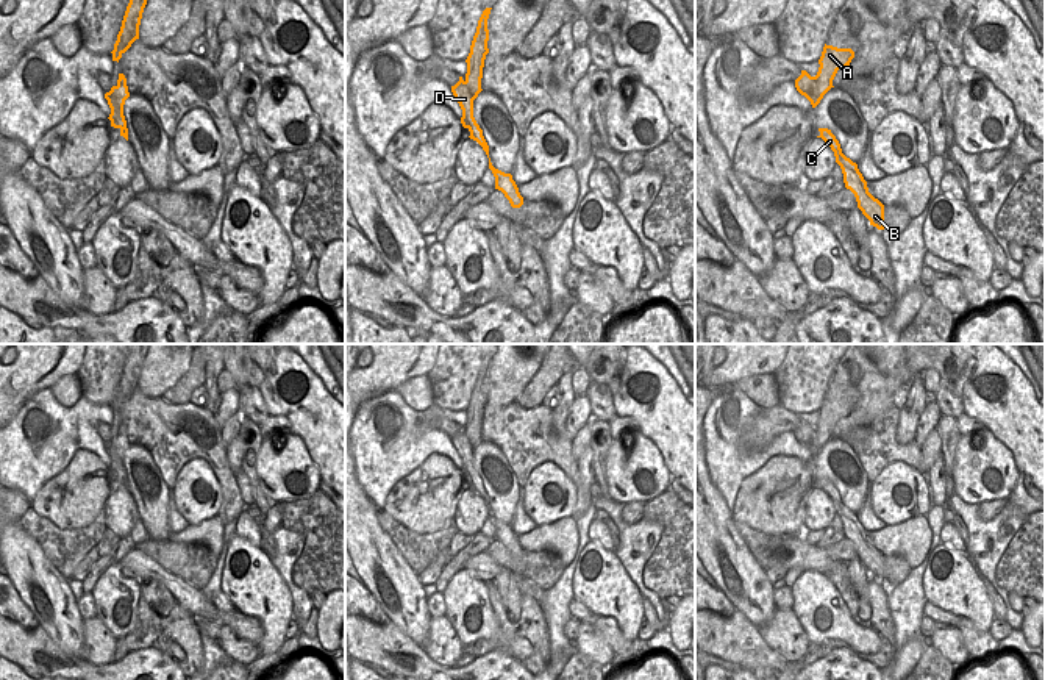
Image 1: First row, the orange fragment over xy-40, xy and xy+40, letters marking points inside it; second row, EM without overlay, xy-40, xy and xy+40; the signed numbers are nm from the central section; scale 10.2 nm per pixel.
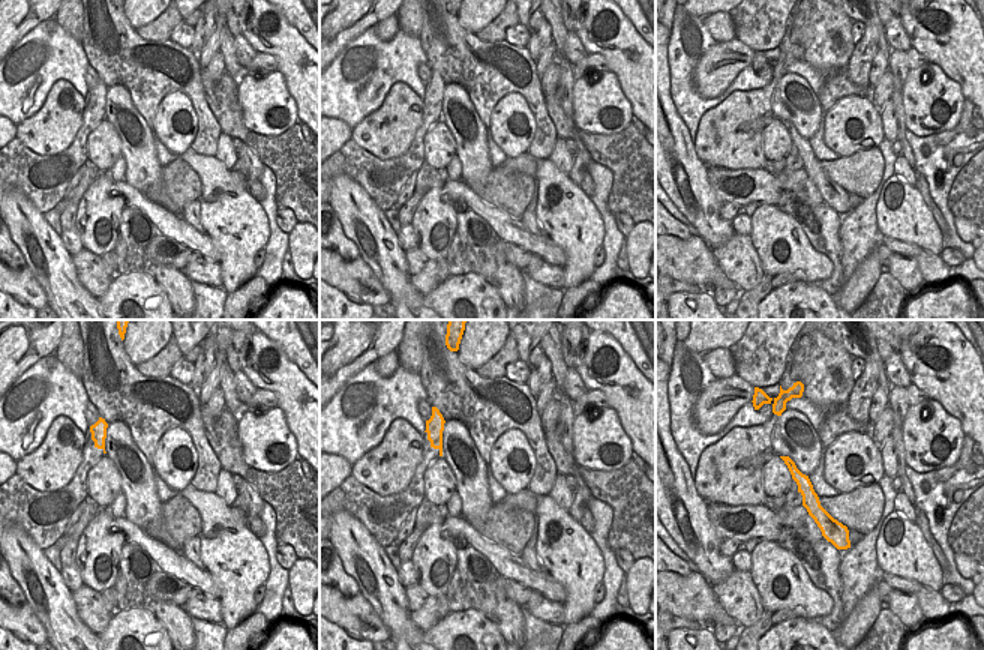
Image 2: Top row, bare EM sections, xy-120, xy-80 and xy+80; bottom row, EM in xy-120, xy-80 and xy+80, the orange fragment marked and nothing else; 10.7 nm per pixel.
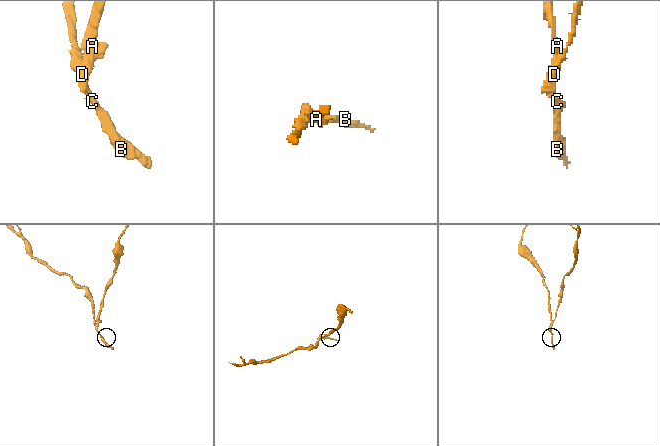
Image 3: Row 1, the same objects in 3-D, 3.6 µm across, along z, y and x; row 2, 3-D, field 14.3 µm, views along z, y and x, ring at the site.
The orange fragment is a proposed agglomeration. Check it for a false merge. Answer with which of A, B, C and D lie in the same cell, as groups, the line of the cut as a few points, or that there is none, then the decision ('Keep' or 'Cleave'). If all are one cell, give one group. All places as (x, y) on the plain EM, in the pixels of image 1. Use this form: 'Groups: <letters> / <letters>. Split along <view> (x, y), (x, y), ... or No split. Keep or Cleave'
Groups: A / B C D. Split along xy+40 (816, 425), (816, 435), (822, 447). Cleave.

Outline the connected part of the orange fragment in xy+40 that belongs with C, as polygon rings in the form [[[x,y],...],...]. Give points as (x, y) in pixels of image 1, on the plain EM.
[[[819,478],[819,481],[817,488],[822,488],[834,502],[836,513],[843,524],[845,538],[854,544],[858,558],[870,571],[870,575],[884,580],[884,555],[868,542],[867,531],[859,522],[858,514],[842,503],[840,494],[831,480]]]

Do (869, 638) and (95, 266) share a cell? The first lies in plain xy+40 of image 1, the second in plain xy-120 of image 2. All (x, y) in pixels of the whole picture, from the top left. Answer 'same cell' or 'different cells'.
different cells

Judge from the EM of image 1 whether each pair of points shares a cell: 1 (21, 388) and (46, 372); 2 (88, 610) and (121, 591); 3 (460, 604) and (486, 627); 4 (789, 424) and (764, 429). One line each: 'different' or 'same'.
1: same
2: different
3: same
4: same

